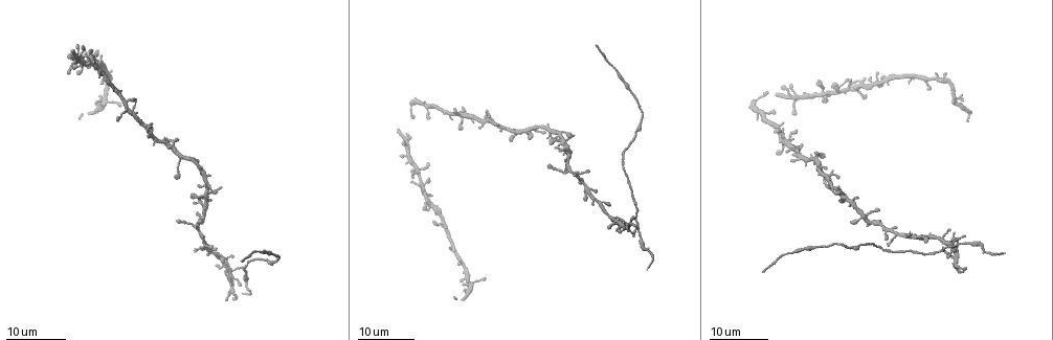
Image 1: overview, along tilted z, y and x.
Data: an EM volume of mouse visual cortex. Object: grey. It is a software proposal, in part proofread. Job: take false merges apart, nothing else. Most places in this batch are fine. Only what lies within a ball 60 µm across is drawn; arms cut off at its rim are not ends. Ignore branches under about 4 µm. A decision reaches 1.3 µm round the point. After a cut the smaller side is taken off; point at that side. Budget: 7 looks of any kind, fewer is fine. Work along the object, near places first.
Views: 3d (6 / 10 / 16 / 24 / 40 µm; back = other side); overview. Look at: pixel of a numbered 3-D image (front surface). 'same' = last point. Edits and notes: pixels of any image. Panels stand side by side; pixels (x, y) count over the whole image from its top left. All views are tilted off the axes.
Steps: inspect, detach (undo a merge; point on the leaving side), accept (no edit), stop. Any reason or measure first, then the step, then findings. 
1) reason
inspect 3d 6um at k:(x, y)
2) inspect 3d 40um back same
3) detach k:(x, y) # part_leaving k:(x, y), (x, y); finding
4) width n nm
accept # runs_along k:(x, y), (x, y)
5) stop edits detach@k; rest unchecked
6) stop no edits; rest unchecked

thick turns thin
inspect 3d 16um at 1:(860, 245)

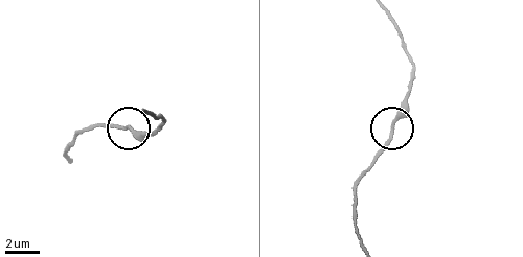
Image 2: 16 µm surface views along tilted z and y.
inspect 3d 6um at 2:(393, 126)

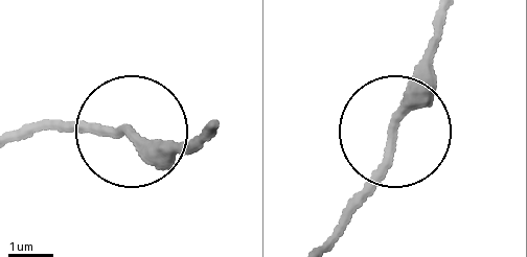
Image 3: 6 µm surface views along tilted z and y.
width 220 nm
accept # runs_along 3:(22, 135), (63, 120), (197, 149); one neuron here

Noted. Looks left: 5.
inspect 3d 16um at 1:(188, 158)

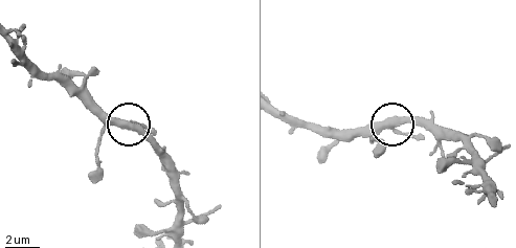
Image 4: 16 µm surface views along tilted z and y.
inspect 3d 10um at 4:(122, 122)

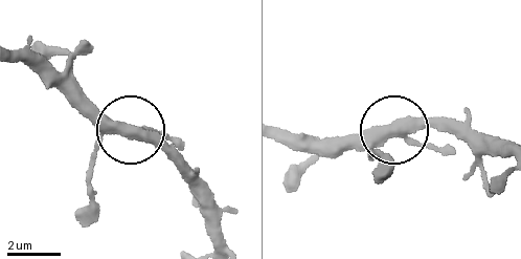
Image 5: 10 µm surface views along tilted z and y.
side_arm 77 um
accept # runs_along 5:(126, 132), (78, 89); continuous, no second neuron

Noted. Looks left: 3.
looks like a crossing
inspect 3d 24um at 1:(127, 108)

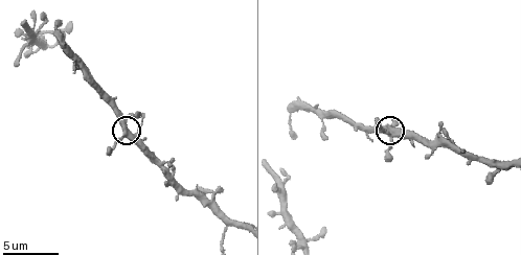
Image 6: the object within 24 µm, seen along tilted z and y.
inspect 3d 6um at 6:(126, 135)

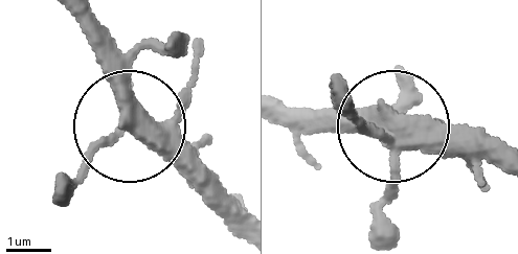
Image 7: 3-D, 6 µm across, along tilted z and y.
arms 4
accept # runs_along 7:(495, 156), (393, 134), (337, 106); continuous, no second neuron

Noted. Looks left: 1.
looks like a crossing
inspect 3d 16um at 6:(297, 245)

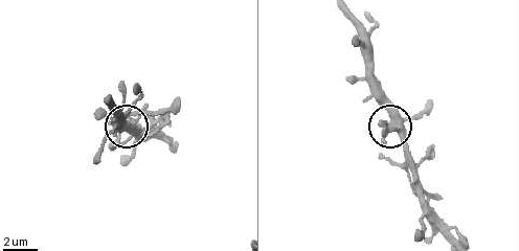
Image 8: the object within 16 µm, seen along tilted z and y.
width 290 nm
accept # one neuron here

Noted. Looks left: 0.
stop no edits; rest unchecked

